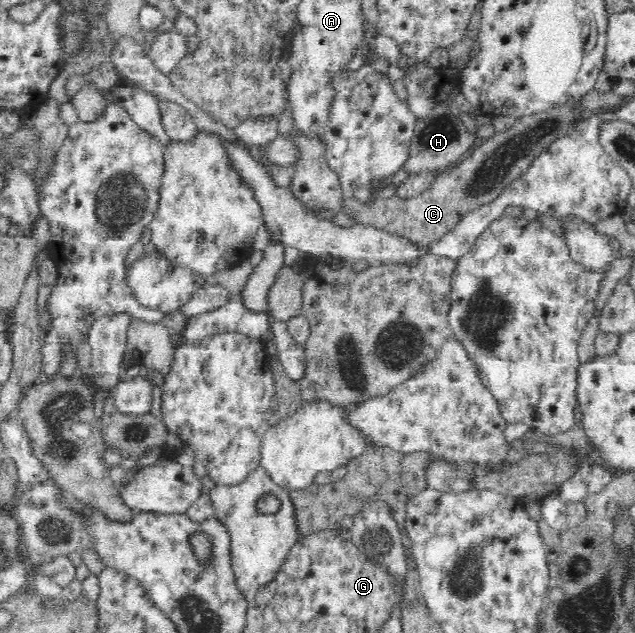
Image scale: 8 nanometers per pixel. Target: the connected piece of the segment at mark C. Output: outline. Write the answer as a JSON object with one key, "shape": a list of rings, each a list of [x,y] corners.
{"shape":[[[582,98],[519,118],[510,130],[490,136],[479,148],[468,153],[451,172],[436,174],[427,190],[410,202],[379,197],[370,209],[359,206],[359,221],[362,225],[383,229],[386,234],[425,247],[430,256],[439,256],[431,254],[431,246],[451,232],[464,214],[500,197],[514,180],[520,179],[531,168],[537,156],[573,130],[573,126],[583,118],[579,106]]]}

